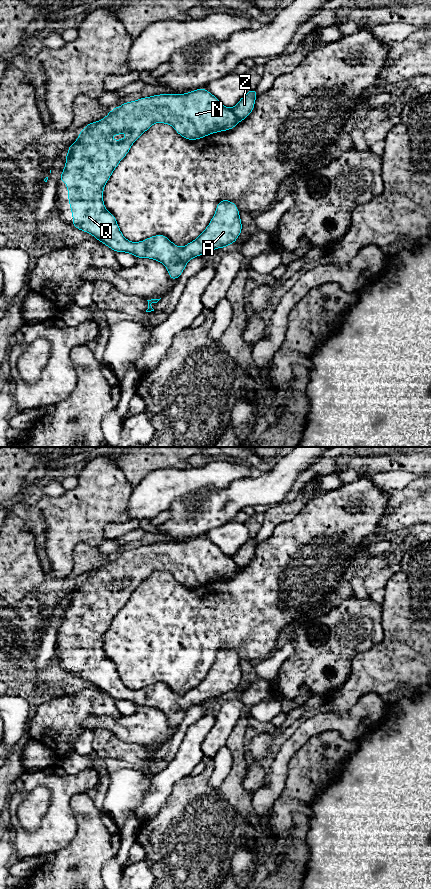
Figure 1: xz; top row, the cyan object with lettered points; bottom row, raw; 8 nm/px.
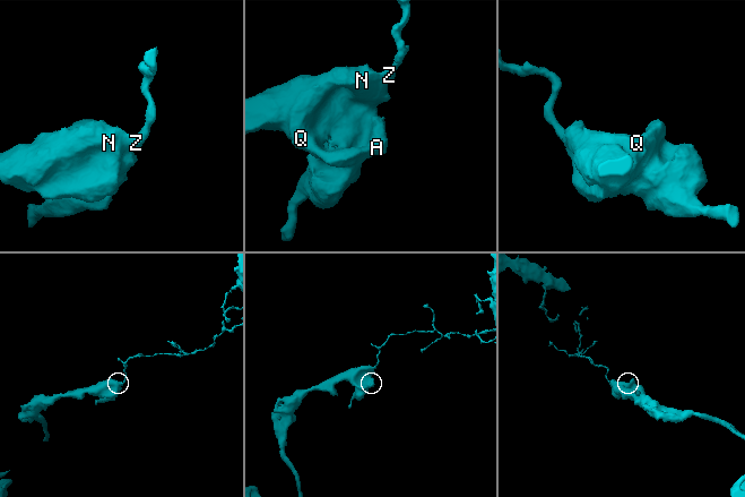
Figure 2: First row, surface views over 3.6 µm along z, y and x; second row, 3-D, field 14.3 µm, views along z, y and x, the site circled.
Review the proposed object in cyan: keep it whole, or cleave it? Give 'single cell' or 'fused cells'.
fused cells

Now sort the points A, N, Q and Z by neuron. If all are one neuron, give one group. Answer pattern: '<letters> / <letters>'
A N Q / Z

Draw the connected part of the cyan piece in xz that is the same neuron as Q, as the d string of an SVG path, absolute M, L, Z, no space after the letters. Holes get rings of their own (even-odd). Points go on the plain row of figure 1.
M199 536L184 542L159 542L144 545L135 549L123 551L113 556L103 567L89 571L79 580L76 589L68 594L65 604L65 616L59 629L64 629L68 638L68 649L72 660L72 673L93 683L98 689L116 700L125 700L136 706L150 706L161 710L168 718L172 728L177 728L187 711L193 705L198 705L217 696L227 695L240 684L242 670L236 652L223 647L217 651L217 656L206 677L192 690L184 695L178 695L162 682L154 683L141 690L128 689L120 679L115 664L106 658L103 650L104 634L111 625L120 609L130 599L133 591L154 571L165 571L175 576L175 579L187 588L198 588L212 581L233 577L240 571L233 559L225 555L213 542L205 536ZM126 579L127 585L113 589L109 585Z

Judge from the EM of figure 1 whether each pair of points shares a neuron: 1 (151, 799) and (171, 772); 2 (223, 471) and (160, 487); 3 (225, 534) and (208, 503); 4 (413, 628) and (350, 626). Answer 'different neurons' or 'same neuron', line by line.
1: same neuron
2: same neuron
3: different neurons
4: different neurons

